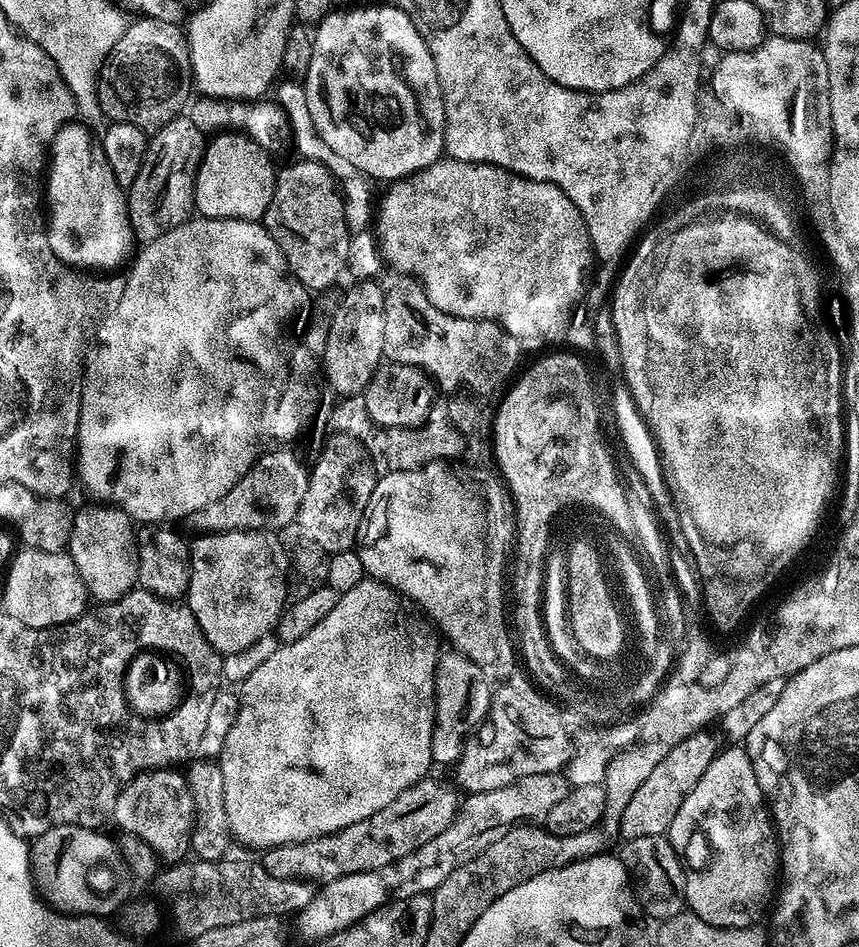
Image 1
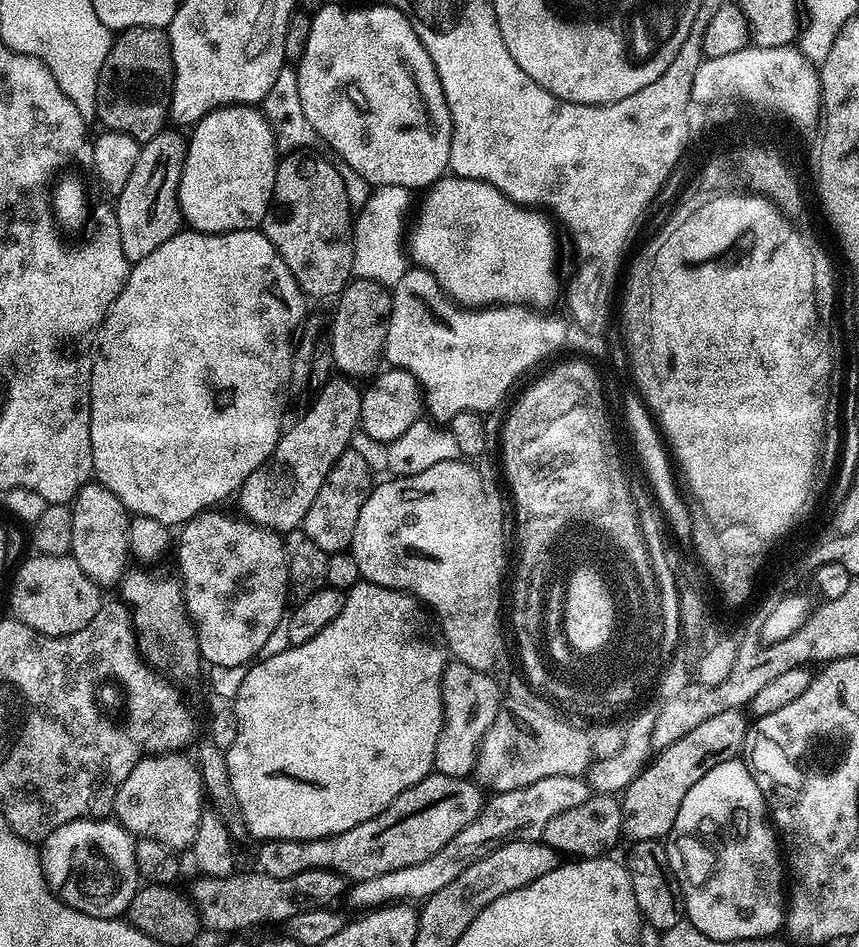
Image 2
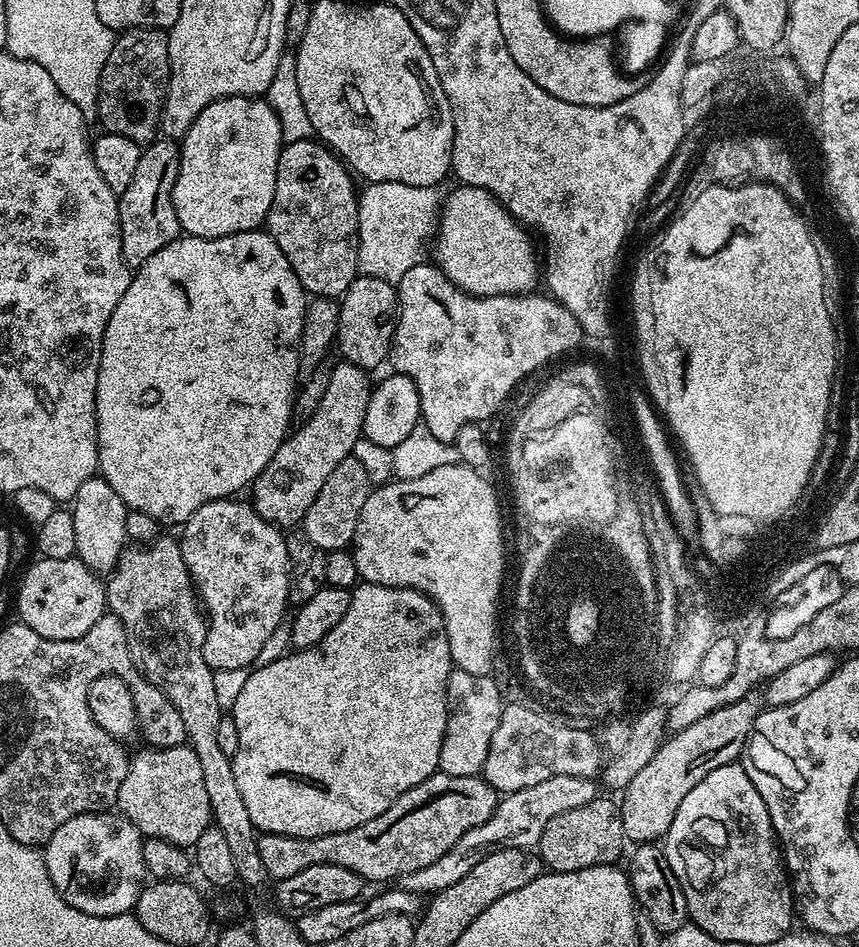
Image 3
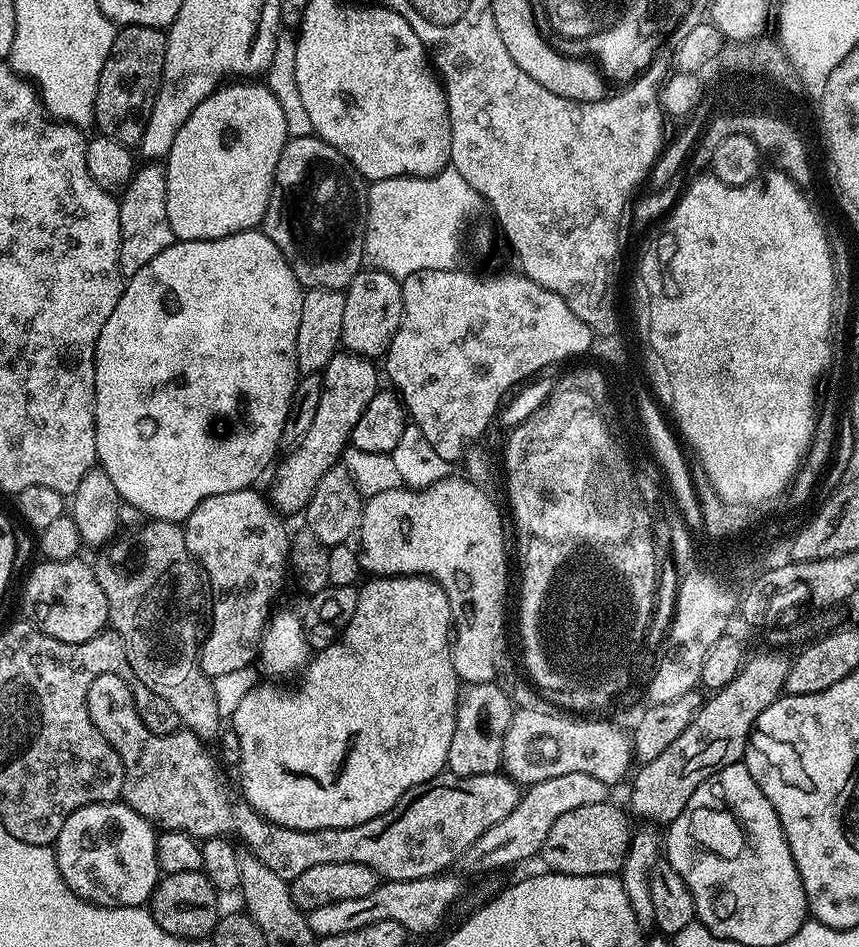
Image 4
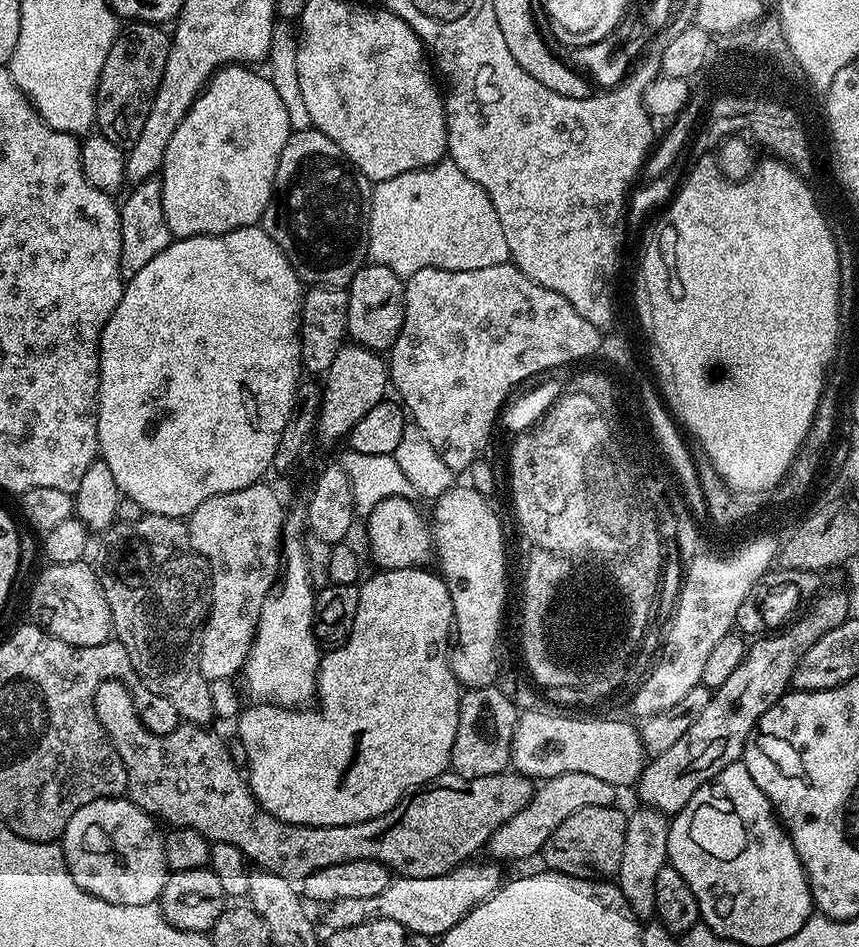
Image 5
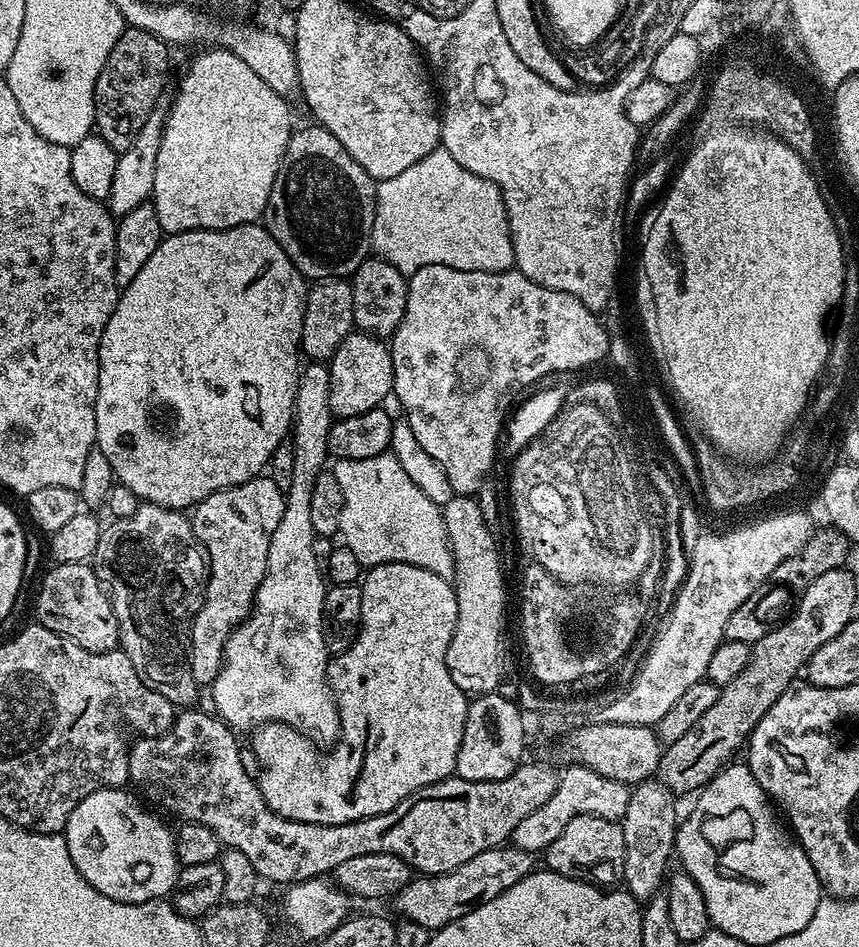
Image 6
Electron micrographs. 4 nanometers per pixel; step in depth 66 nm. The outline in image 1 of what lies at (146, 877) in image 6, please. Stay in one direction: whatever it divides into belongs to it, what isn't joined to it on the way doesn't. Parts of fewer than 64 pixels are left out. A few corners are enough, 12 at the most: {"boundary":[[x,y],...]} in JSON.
{"boundary":[[63,824],[31,841],[32,881],[65,914],[108,918],[134,886],[121,845]]}

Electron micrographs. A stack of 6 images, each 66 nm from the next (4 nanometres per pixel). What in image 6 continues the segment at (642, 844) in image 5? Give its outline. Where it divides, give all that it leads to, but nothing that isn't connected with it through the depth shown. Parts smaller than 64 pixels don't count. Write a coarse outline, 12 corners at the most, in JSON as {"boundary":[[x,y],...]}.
{"boundary":[[631,789],[620,821],[621,879],[641,902],[659,893],[675,851],[675,793]]}

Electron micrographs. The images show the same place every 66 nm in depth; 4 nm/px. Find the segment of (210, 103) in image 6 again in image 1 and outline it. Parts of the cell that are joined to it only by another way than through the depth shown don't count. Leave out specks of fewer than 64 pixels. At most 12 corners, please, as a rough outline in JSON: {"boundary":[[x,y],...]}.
{"boundary":[[243,131],[205,143],[192,190],[210,220],[263,221],[277,174]]}

